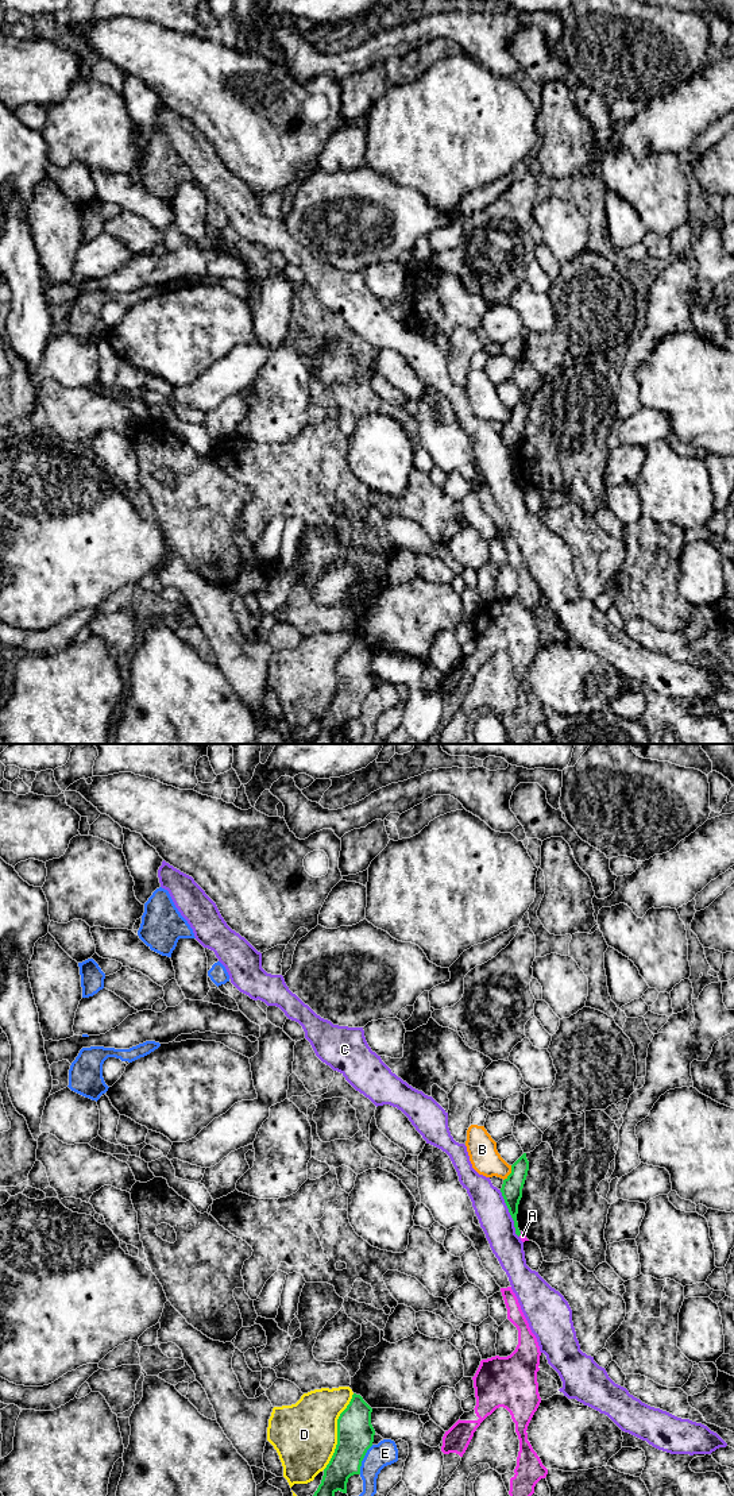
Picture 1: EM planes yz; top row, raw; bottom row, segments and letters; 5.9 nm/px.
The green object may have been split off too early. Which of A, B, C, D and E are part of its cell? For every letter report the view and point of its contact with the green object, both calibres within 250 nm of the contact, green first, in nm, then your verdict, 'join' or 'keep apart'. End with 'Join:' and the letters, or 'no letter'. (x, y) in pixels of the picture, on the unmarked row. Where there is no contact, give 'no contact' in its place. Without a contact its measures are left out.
A: contact yz (520, 478); calibres 120 and 40 nm; keep apart
B: contact yz (510, 417); calibres 130 and 180 nm; keep apart
C: contact yz (510, 458); calibres 130 and 190 nm; keep apart
D: contact yz (337, 675); calibres 220 and 380 nm; keep apart
E: contact yz (362, 704); calibres 220 and 150 nm; keep apart
Join: no letter

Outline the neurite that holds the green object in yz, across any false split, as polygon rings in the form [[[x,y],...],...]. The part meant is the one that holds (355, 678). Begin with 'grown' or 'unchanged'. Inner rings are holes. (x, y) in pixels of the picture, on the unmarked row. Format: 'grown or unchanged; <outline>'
unchanged; [[[354,637],[337,663],[337,689],[313,739],[314,744],[335,744],[337,734],[347,737],[348,722],[360,718],[362,705],[375,679],[371,656],[363,641]]]

